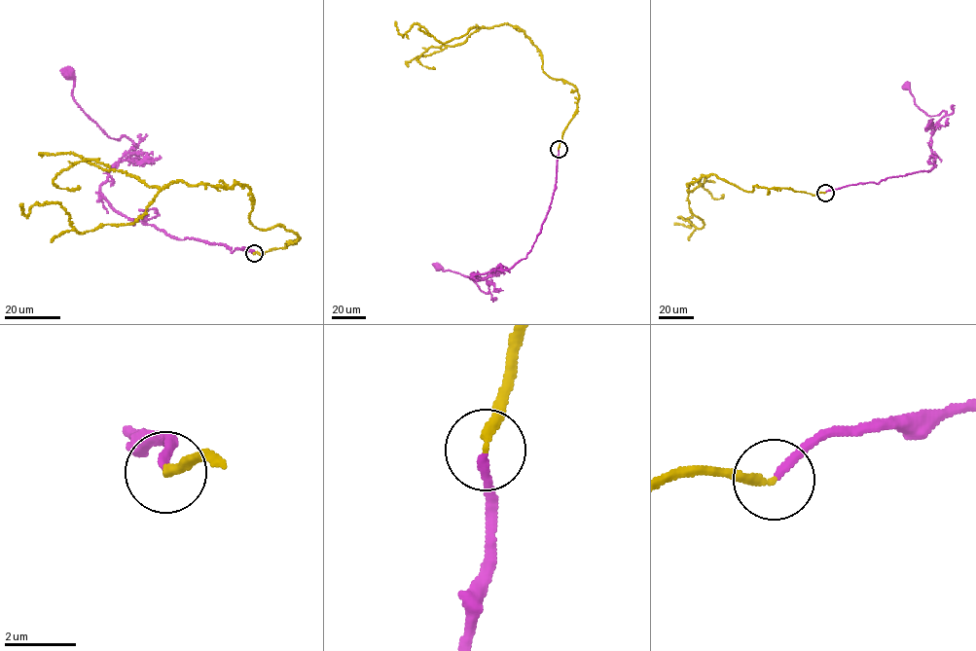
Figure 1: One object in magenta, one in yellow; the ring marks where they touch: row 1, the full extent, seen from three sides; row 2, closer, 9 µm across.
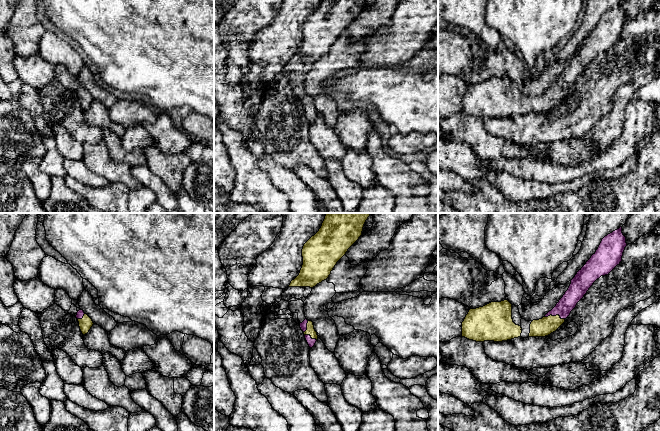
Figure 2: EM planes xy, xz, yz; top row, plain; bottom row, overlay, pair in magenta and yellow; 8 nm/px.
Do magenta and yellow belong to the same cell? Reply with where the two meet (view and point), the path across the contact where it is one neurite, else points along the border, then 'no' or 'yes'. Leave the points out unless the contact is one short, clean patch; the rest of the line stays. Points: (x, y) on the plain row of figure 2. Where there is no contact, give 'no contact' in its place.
yz (555, 91) | across yz (575, 68), (555, 91), (543, 103) | yes

